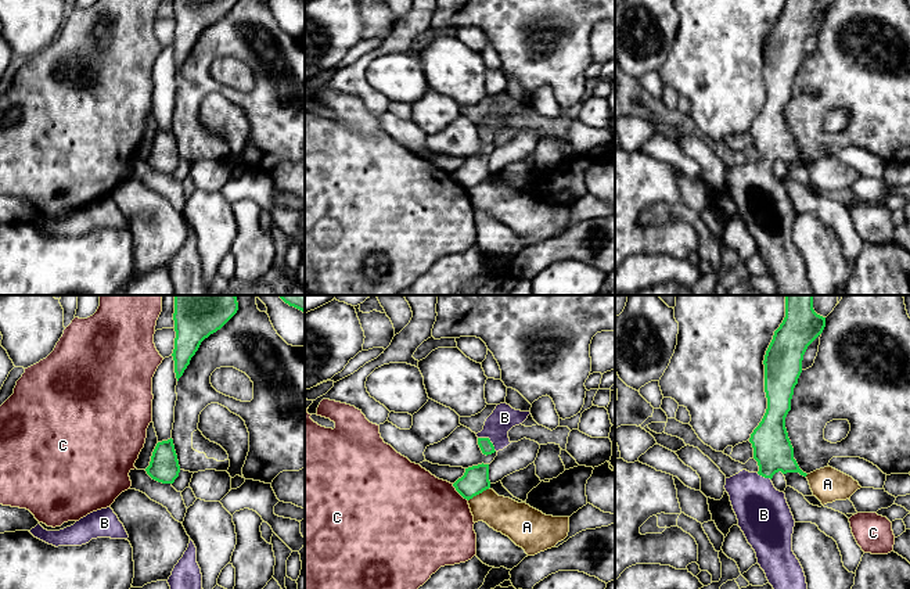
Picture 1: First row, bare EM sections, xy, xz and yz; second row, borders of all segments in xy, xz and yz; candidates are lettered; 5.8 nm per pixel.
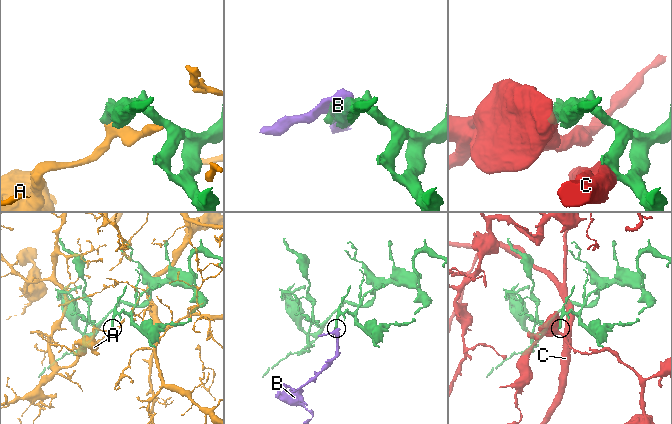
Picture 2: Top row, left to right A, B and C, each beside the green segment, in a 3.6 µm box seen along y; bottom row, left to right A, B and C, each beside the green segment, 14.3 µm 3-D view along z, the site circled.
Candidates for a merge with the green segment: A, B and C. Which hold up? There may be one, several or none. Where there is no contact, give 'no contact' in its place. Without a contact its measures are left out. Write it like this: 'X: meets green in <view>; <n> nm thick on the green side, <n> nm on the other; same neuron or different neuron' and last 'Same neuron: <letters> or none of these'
A: meets green in xz; 160 nm thick on the green side, 200 nm on the other; different neuron
B: meets green in xz; 80 nm thick on the green side, 150 nm on the other; same neuron
C: meets green in xz; 160 nm thick on the green side, 500 nm on the other; different neuron
Same neuron: B

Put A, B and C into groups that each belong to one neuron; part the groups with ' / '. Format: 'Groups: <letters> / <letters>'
Groups: A / B / C

